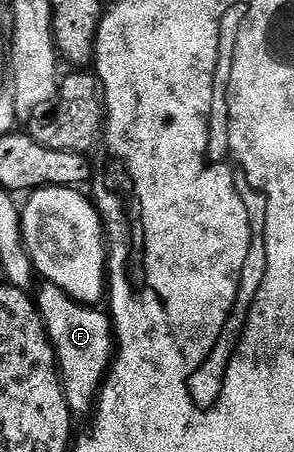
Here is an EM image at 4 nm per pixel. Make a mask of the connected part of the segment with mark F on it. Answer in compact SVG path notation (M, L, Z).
M45 283L42 288L41 292L36 292L35 304L45 331L49 334L49 340L53 343L57 372L61 374L67 405L74 416L88 416L115 358L112 322L104 310L93 305L77 303L54 283Z

